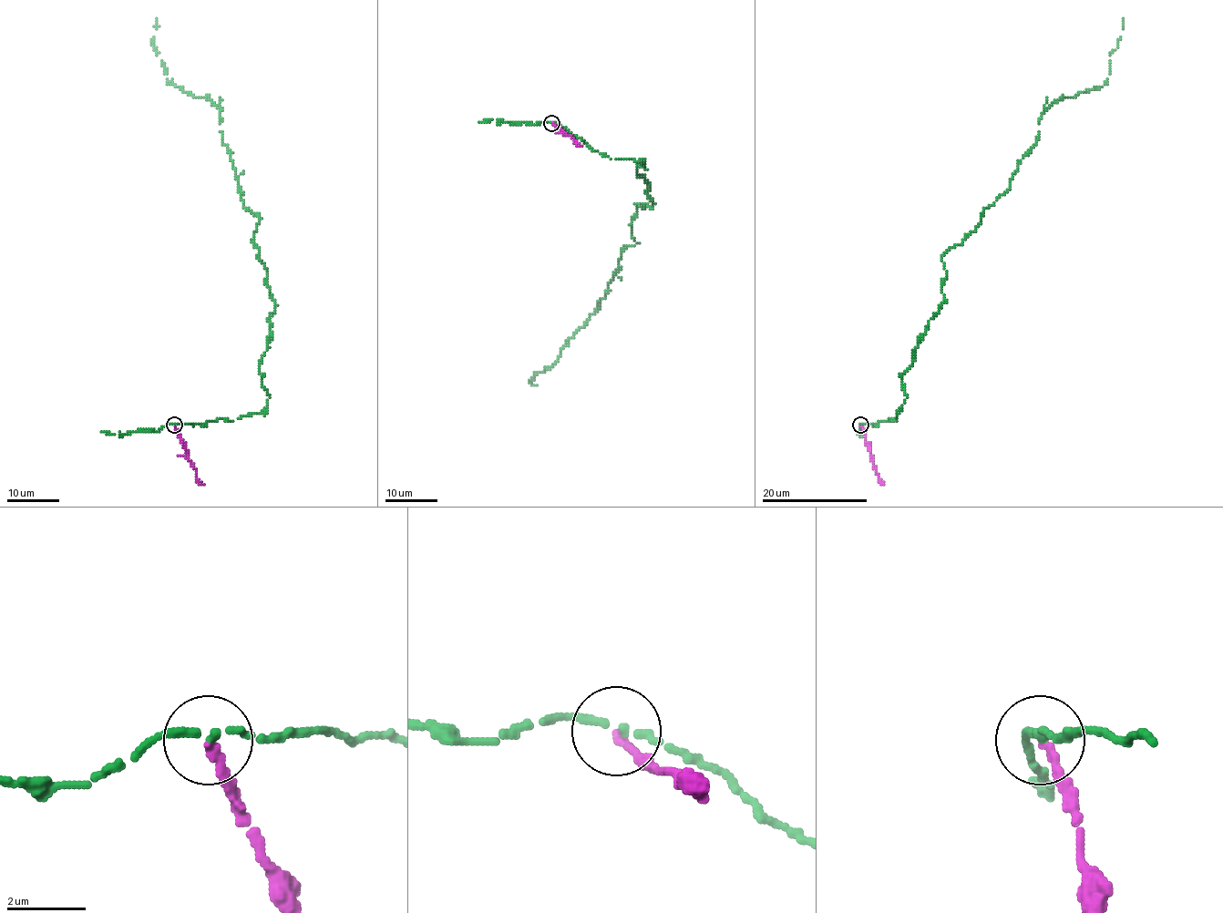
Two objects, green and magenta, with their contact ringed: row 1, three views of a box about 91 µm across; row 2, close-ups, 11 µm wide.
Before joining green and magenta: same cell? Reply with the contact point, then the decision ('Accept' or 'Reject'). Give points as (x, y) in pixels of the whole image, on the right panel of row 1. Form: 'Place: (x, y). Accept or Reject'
Place: (860, 425). Reject

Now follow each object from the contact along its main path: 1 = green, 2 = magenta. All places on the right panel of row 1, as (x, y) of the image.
1: (860, 425), (896, 420), (901, 374), (945, 299), (942, 256), (1006, 191), (1044, 110), (1105, 82), (1123, 19)
2: (860, 425), (866, 434), (872, 465), (883, 484)

